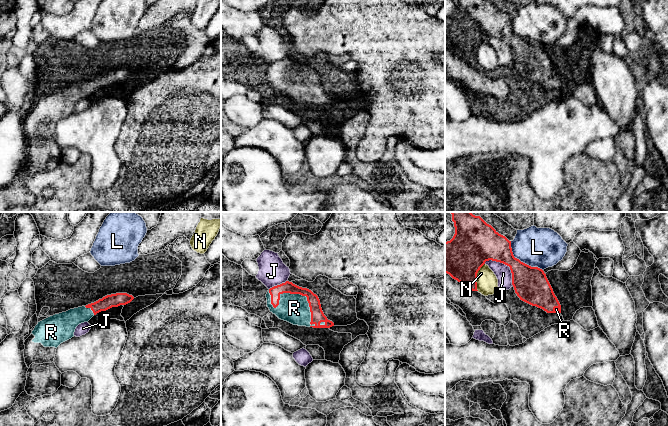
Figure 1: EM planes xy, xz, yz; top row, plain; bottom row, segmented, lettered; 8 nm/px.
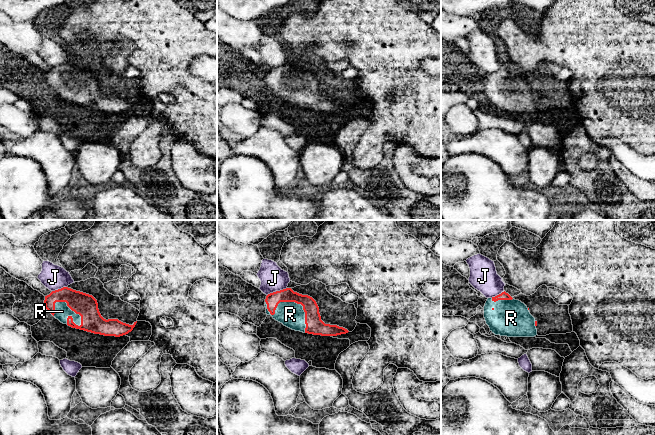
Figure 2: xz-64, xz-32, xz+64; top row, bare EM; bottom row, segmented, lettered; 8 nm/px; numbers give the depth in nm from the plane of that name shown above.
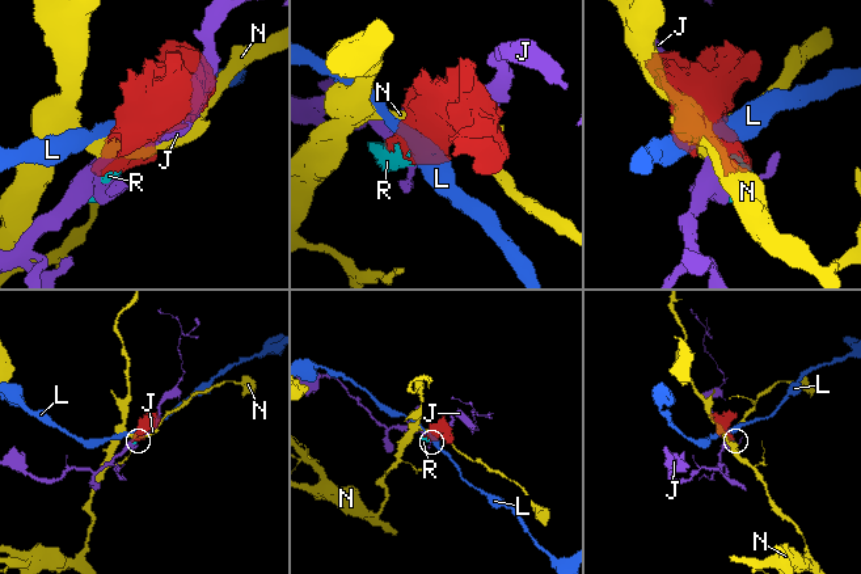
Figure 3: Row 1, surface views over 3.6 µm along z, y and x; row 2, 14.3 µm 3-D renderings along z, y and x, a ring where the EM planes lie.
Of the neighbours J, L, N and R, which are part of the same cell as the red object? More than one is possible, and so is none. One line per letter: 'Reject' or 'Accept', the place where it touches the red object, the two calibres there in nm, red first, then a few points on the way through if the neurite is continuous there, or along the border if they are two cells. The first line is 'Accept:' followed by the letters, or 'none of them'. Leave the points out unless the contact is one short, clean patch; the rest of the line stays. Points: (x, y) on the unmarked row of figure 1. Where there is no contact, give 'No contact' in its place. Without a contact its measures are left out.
Accept: R
J: Reject. Touches red at yz (506, 40). Thickness 280 nm (red) against 130 nm
L: Reject. Touches red at yz (520, 37). Thickness 280 nm (red) against 320 nm
N: Reject. Touches red at yz (476, 53). Thickness 340 nm (red) against 180 nm
R: Accept. Touches red at xz (293, 69). Thickness 100 nm (red) against 240 nm

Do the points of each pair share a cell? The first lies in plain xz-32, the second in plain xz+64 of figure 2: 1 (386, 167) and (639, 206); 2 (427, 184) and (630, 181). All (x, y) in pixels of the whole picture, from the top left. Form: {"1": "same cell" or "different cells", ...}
{"1": "same cell", "2": "same cell"}

